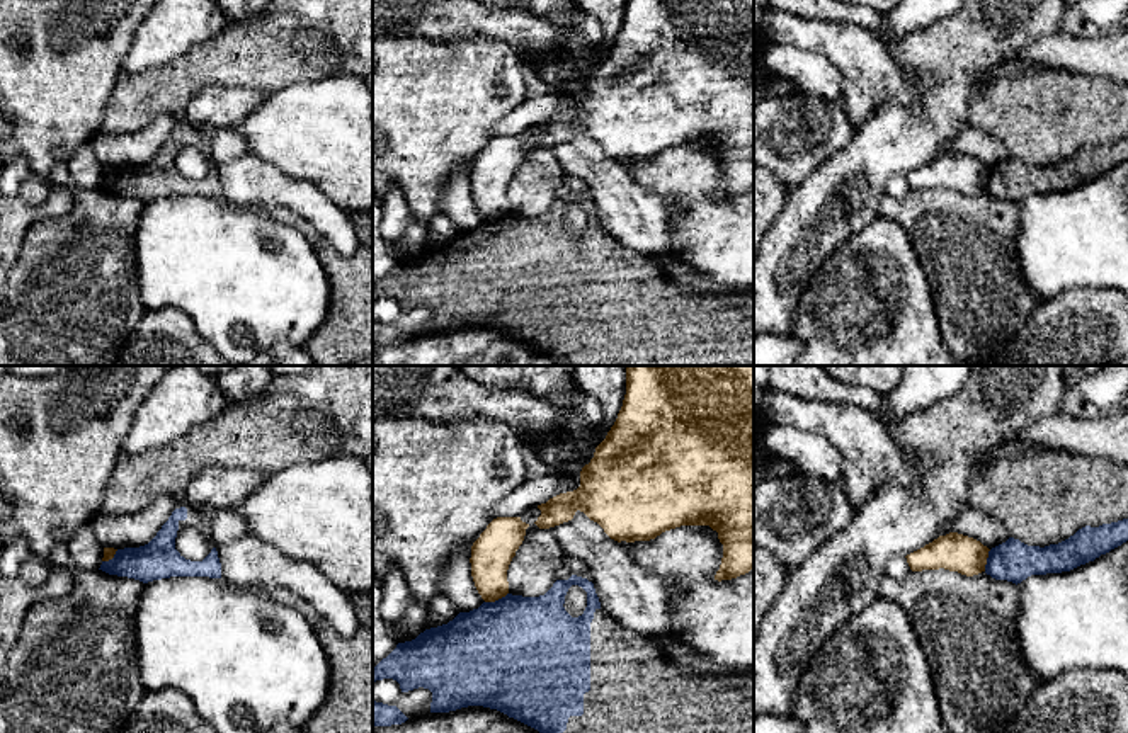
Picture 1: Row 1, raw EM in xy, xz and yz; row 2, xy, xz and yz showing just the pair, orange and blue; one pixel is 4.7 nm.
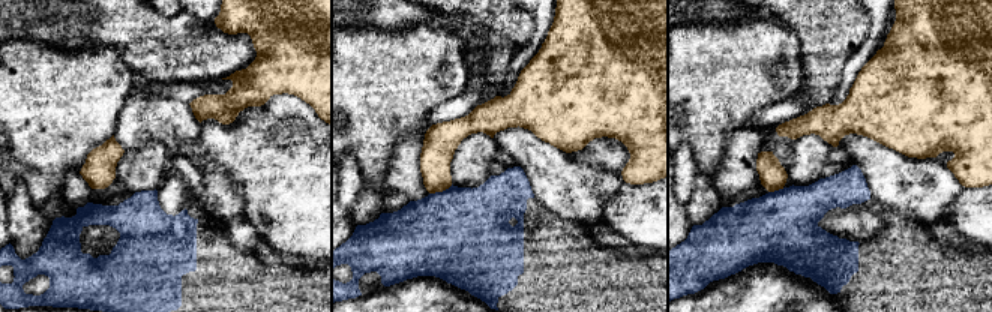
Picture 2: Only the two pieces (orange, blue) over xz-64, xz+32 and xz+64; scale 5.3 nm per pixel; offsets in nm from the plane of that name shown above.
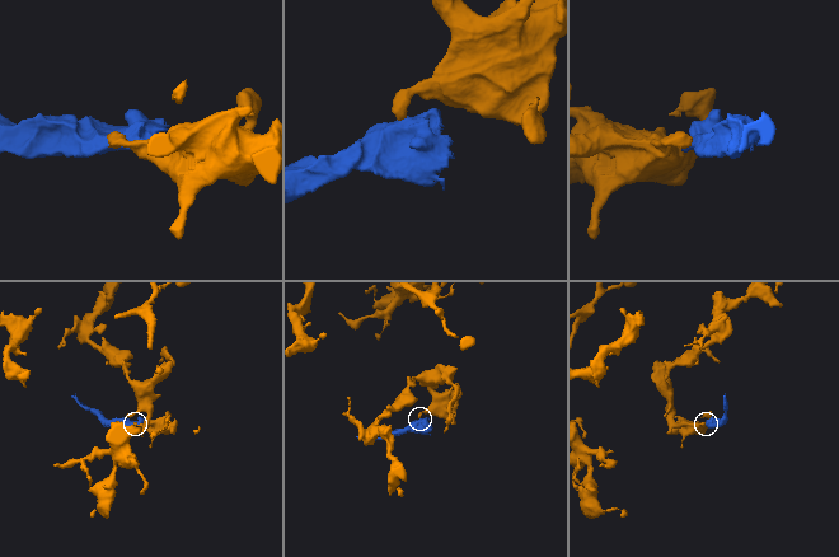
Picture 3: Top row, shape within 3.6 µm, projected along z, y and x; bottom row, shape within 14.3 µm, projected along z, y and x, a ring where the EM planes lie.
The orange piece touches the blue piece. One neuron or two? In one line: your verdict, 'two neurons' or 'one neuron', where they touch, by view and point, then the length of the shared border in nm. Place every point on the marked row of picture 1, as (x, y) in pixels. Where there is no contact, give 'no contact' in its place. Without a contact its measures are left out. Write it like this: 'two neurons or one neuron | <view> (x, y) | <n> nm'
two neurons | xz (495, 599) | 120 nm

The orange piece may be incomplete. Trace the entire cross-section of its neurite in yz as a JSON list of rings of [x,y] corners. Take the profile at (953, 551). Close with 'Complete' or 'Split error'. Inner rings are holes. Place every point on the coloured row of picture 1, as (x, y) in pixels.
[[[949,532],[905,558],[912,571],[944,568],[973,577],[985,571],[988,551],[987,546],[973,537]]]. Complete

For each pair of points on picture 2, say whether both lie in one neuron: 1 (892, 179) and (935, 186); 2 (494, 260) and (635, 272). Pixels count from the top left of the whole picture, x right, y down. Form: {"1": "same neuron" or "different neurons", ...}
{"1": "same neuron", "2": "same neuron"}

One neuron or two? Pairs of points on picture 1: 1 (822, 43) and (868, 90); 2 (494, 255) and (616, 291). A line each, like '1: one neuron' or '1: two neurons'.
1: one neuron
2: one neuron

